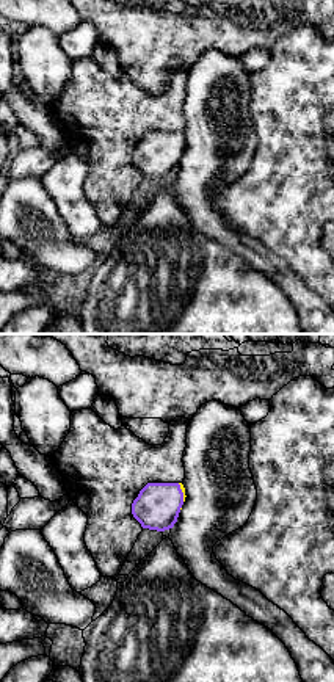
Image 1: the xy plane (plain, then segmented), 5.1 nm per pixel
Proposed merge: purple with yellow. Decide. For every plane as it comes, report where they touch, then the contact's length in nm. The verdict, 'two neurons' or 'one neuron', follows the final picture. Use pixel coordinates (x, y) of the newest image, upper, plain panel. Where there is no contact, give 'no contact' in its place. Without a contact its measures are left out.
contact (182, 141); length 100 nm

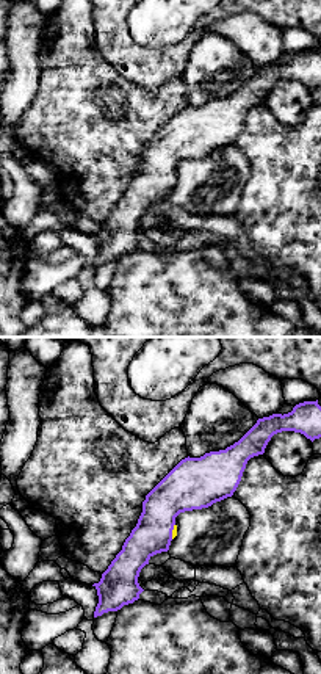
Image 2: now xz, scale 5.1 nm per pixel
contact (171, 181); length 80 nm

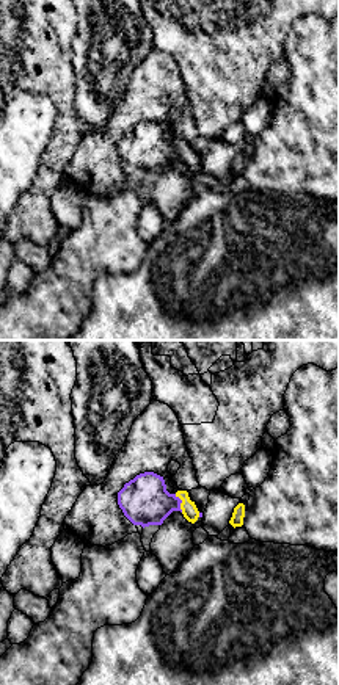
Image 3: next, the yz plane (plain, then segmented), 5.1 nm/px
contact (181, 151); length 100 nm

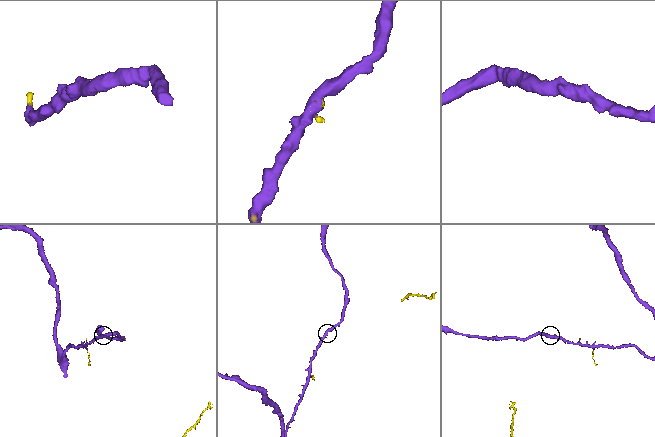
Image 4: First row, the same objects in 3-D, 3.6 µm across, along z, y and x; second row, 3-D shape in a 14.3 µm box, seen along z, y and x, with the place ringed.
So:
one neuron

